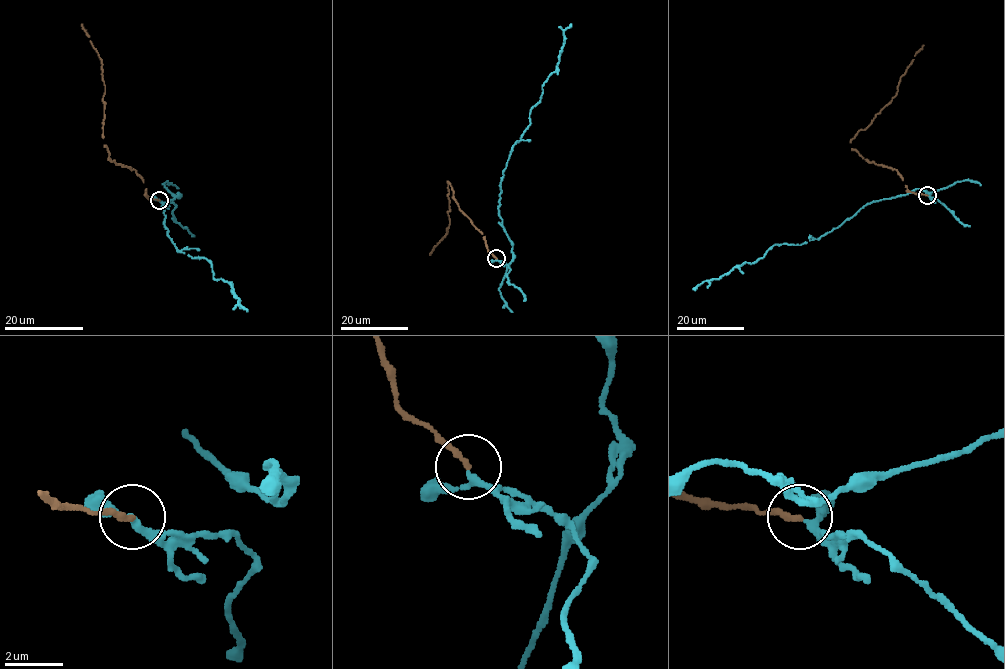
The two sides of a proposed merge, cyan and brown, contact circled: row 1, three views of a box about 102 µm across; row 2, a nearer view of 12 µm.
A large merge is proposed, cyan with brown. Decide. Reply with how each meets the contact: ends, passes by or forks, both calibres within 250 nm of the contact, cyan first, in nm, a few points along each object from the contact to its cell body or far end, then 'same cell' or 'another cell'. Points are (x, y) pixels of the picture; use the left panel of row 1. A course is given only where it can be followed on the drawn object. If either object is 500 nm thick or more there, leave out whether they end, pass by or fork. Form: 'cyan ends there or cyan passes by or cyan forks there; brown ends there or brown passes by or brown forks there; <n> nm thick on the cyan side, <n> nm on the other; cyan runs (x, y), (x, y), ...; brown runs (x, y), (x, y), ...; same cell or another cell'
cyan passes by; brown ends there; 200 nm thick on the cyan side, 200 nm on the other; cyan runs (159, 200), (173, 202), (179, 192), (162, 206), (167, 234), (179, 251), (204, 257), (247, 310); brown runs (159, 200), (147, 196), (143, 179), (134, 169), (110, 159), (103, 138), (105, 92), (102, 60), (81, 24); same cell

